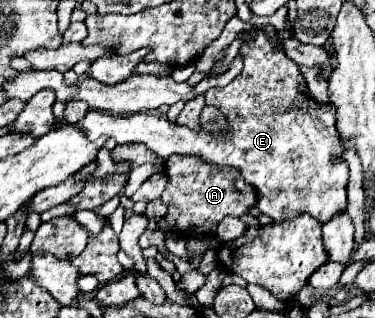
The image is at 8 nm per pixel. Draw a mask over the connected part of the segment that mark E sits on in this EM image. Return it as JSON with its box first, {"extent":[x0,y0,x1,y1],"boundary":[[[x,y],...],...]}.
{"extent":[76,30,348,222],"boundary":[[[262,30],[252,34],[252,40],[242,46],[240,54],[244,56],[242,74],[234,78],[226,88],[214,88],[204,94],[206,104],[216,106],[228,118],[228,134],[210,136],[204,130],[195,132],[185,126],[170,124],[166,116],[146,112],[130,116],[112,116],[108,112],[90,110],[86,118],[80,120],[76,126],[80,126],[80,130],[84,130],[92,140],[96,140],[98,136],[110,136],[116,140],[116,144],[146,144],[148,150],[152,150],[156,156],[164,160],[168,160],[172,154],[190,154],[200,156],[206,162],[218,166],[236,168],[248,184],[258,188],[258,208],[262,210],[262,214],[270,216],[276,222],[296,218],[298,214],[310,214],[318,222],[326,222],[334,214],[346,210],[346,182],[348,182],[346,162],[332,164],[332,160],[340,158],[344,152],[336,130],[334,106],[316,102],[298,90],[298,84],[304,82],[302,74],[298,72],[298,66],[292,60],[288,60],[278,46],[274,48],[274,44]]]}

